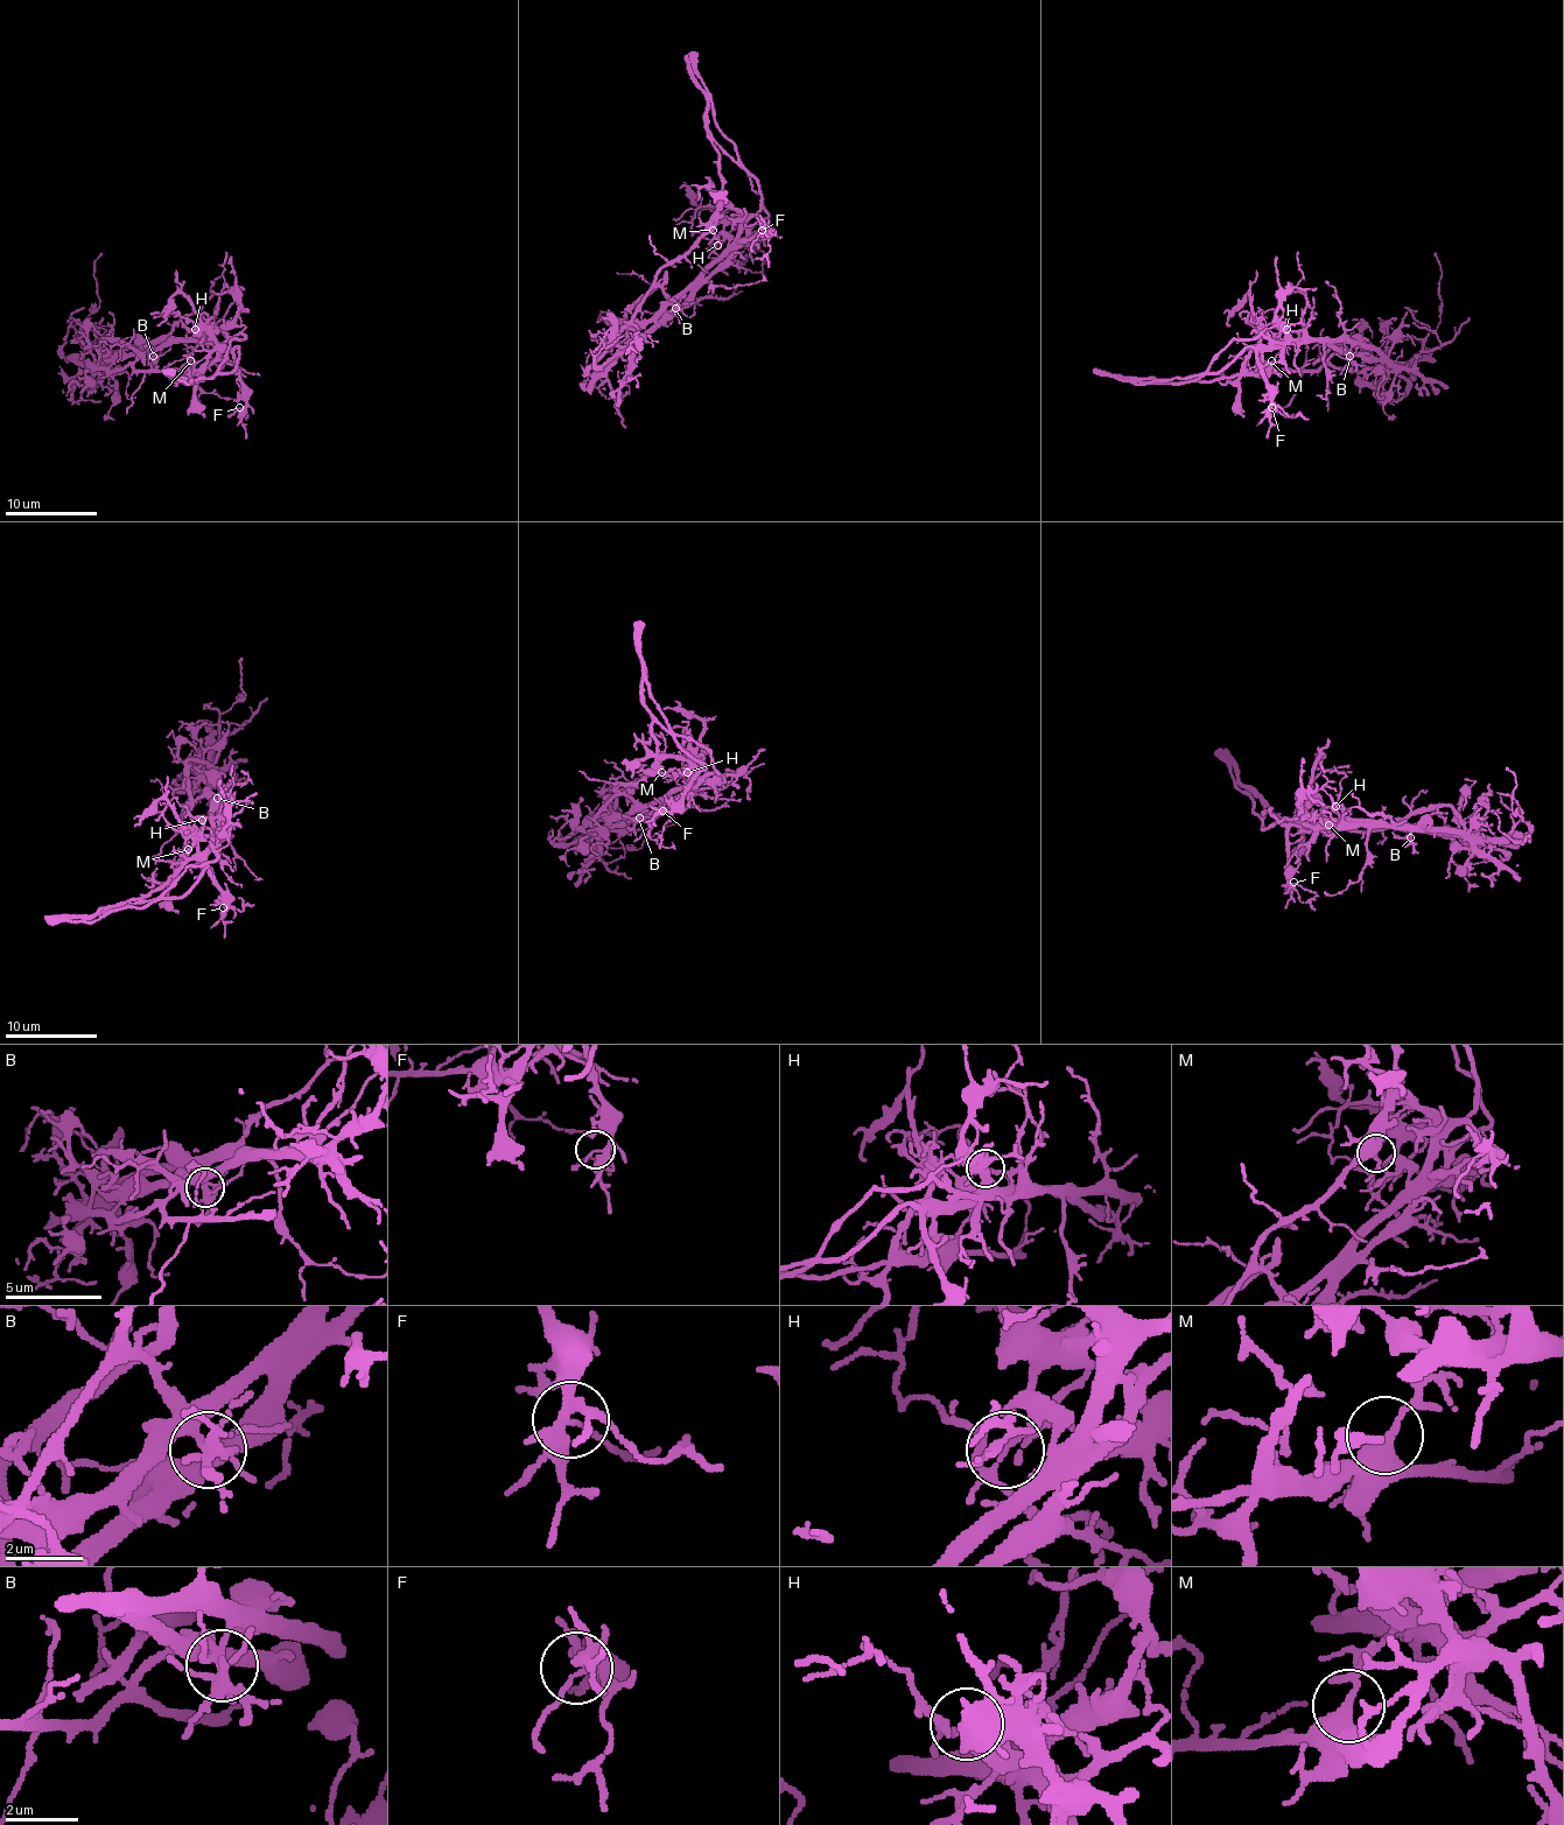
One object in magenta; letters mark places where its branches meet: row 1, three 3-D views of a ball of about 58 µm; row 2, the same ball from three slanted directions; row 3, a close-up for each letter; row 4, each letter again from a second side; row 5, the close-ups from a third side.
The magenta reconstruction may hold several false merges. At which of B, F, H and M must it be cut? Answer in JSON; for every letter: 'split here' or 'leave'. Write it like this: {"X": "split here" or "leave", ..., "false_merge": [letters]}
{"B": "split here", "F": "leave", "H": "split here", "M": "leave", "false_merge": ["B", "H"]}

